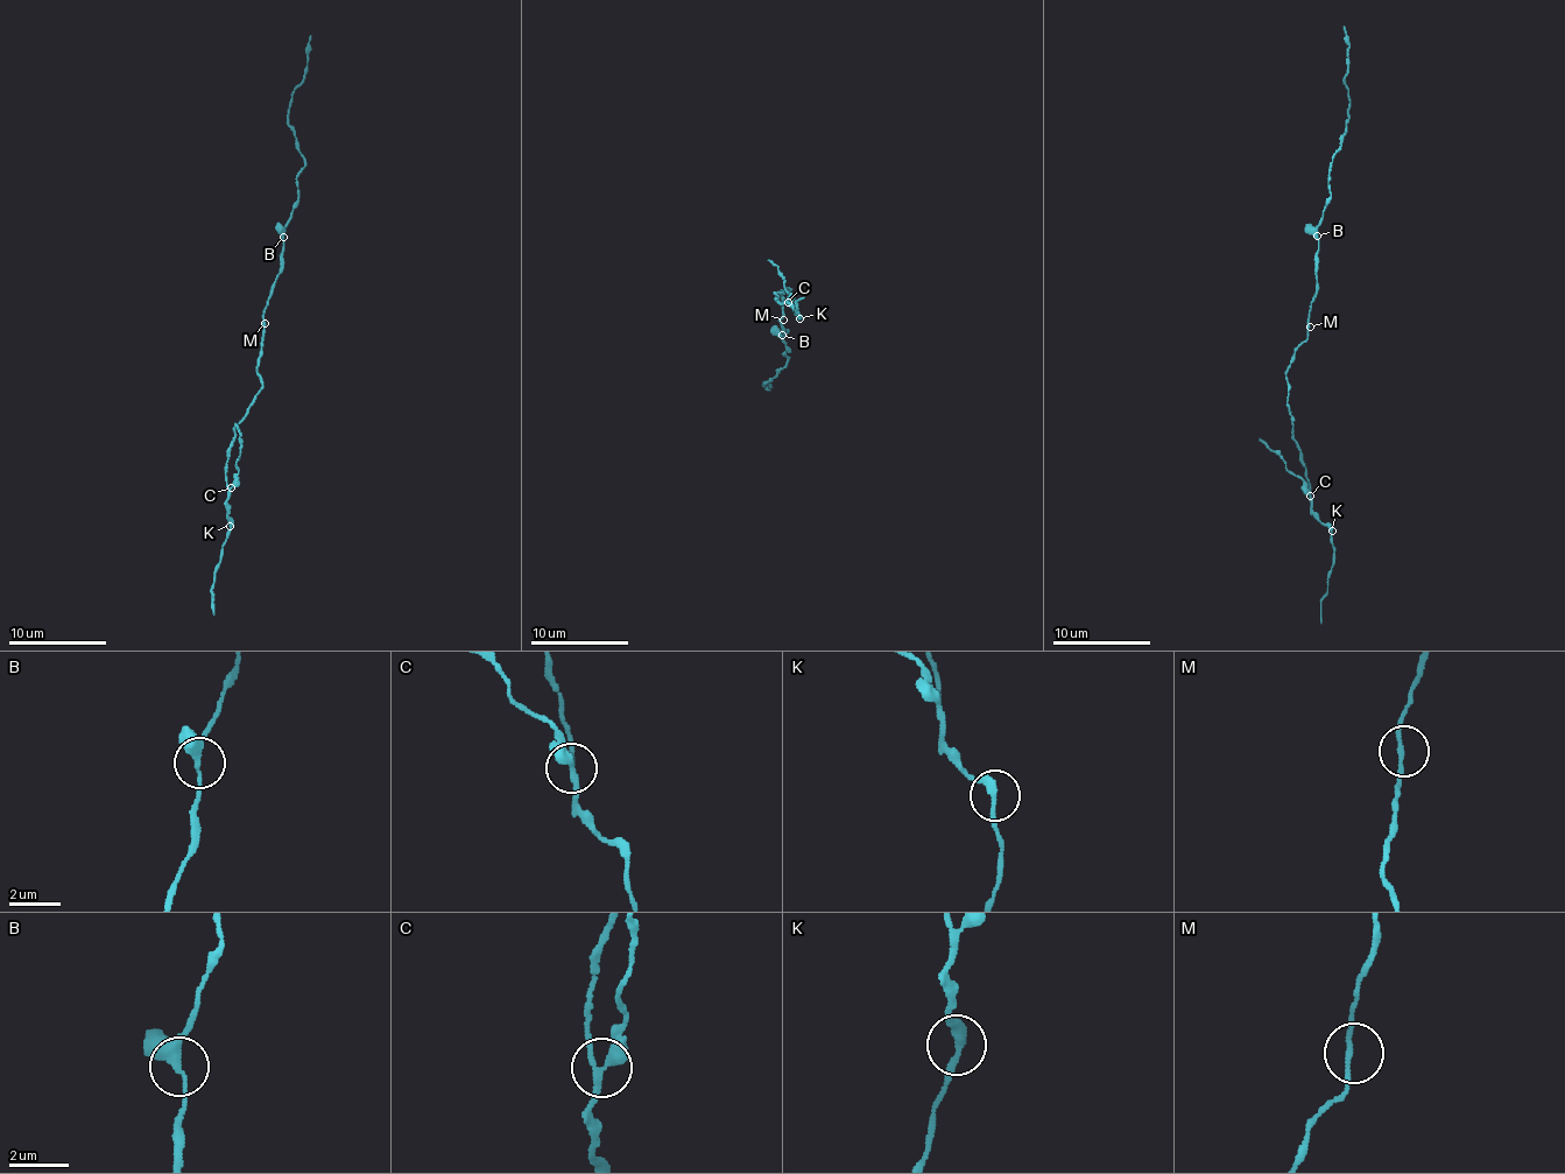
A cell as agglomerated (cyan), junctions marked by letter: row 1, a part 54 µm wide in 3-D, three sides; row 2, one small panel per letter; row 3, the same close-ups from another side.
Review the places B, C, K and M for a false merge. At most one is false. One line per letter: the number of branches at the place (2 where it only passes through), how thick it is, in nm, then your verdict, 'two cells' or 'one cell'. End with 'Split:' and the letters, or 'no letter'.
B: 3 | 280 nm | one cell
C: 3 | 260 nm | two cells
K: 2 | 300 nm | one cell
M: 2 | 160 nm | one cell
Split: C

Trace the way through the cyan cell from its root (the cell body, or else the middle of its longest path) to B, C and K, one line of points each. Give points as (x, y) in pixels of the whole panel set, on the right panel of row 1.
B: (1306, 327), (1310, 302), (1316, 294), (1317, 236)
C: (1306, 327), (1306, 338), (1296, 349), (1285, 378), (1294, 416), (1291, 431), (1306, 468), (1309, 497)
K: (1306, 327), (1306, 338), (1296, 349), (1285, 373), (1288, 402), (1292, 437), (1311, 490), (1311, 512), (1332, 531)

